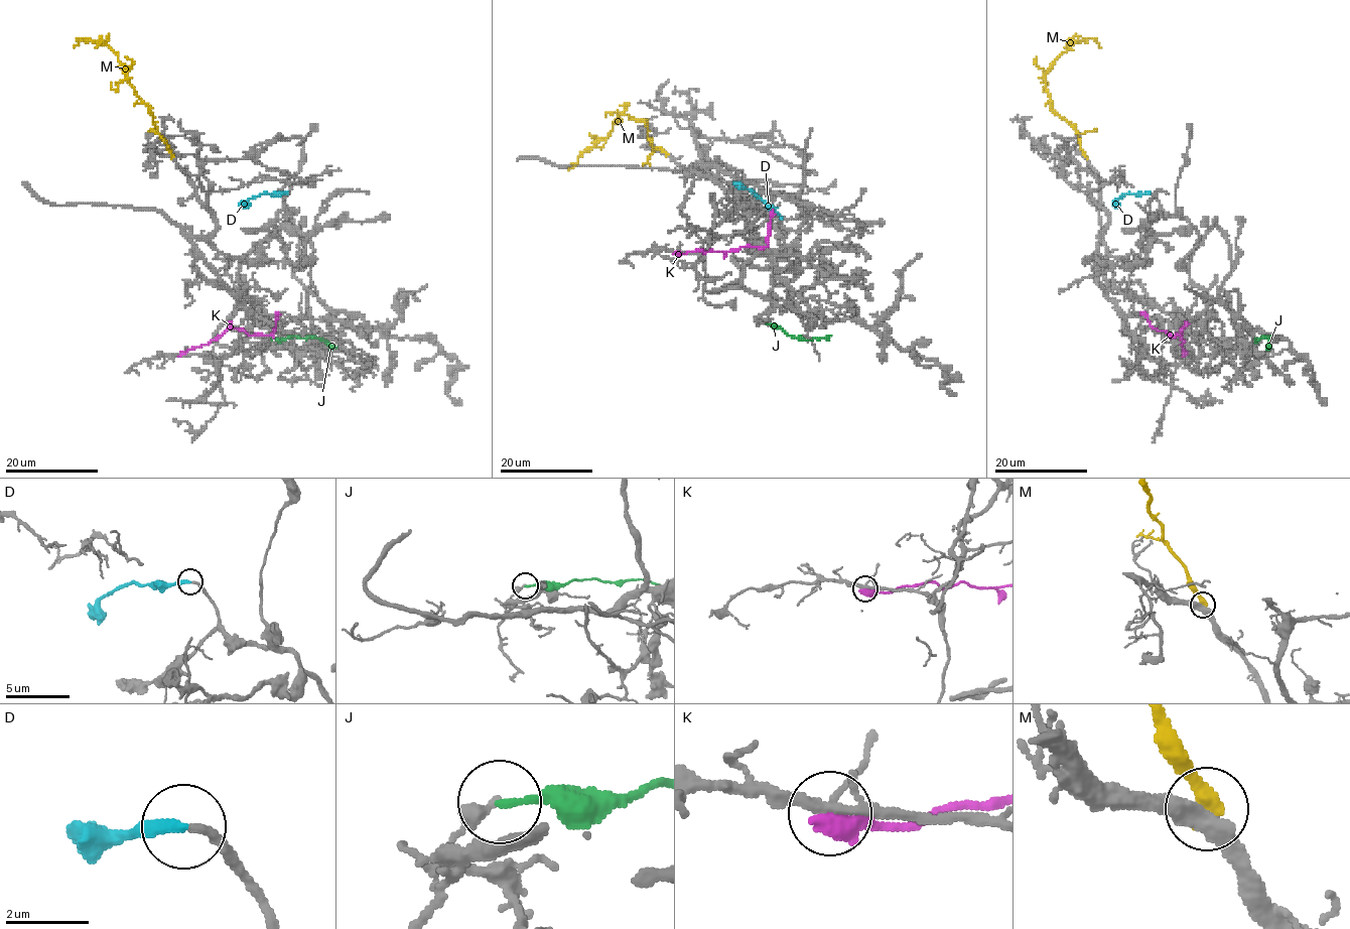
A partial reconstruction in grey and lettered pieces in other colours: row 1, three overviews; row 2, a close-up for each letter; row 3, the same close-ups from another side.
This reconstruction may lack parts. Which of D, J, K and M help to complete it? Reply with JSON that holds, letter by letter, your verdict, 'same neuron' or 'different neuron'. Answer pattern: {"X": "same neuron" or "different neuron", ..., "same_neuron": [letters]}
{"D": "same neuron", "J": "different neuron", "K": "different neuron", "M": "different neuron", "same_neuron": ["D"]}

